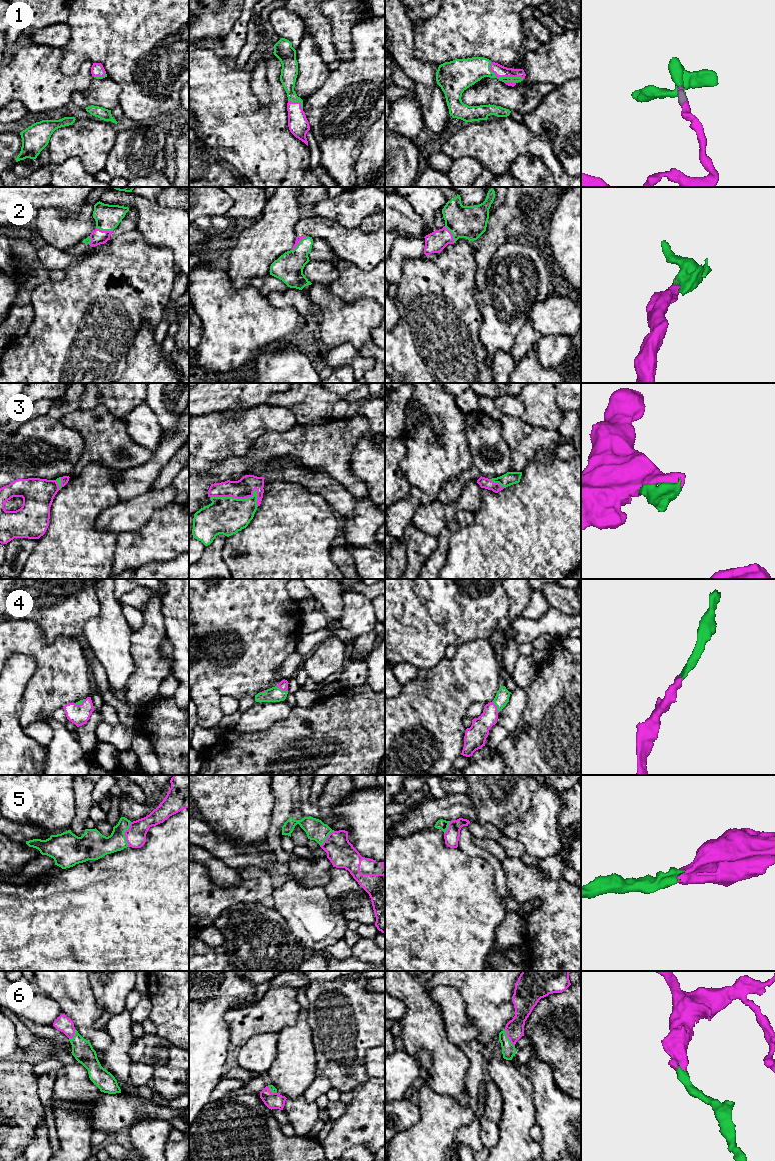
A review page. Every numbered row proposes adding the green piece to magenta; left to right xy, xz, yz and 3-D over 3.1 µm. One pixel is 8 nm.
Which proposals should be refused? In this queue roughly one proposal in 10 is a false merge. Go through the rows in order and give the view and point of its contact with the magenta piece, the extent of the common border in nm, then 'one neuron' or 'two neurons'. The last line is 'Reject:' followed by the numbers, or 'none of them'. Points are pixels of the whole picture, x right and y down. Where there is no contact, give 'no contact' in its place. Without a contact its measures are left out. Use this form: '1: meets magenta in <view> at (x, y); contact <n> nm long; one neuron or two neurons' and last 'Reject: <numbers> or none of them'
1: meets magenta in yz at (504, 76); contact 300 nm long; one neuron
2: meets magenta in xz at (299, 241); contact 180 nm long; one neuron
3: meets magenta in xz at (235, 497); contact 400 nm long; one neuron
4: meets magenta in xz at (281, 689); contact 110 nm long; one neuron
5: meets magenta in xy at (124, 833); contact 200 nm long; one neuron
6: meets magenta in yz at (508, 1037); contact 170 nm long; one neuron
Reject: none of them

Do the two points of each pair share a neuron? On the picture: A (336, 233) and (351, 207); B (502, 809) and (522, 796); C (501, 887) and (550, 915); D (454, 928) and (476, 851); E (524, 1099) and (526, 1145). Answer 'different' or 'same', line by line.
A: different
B: same
C: different
D: different
E: same

